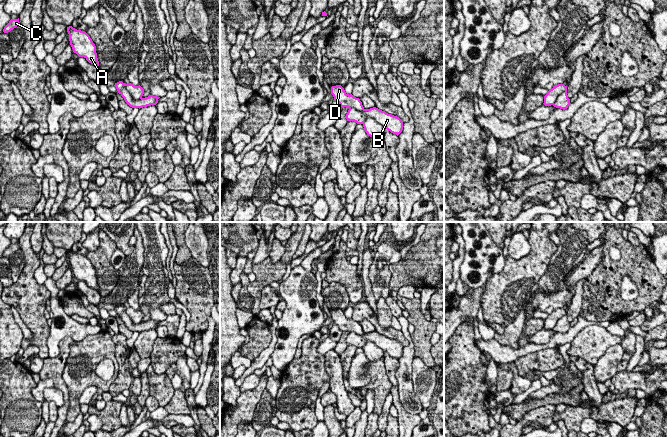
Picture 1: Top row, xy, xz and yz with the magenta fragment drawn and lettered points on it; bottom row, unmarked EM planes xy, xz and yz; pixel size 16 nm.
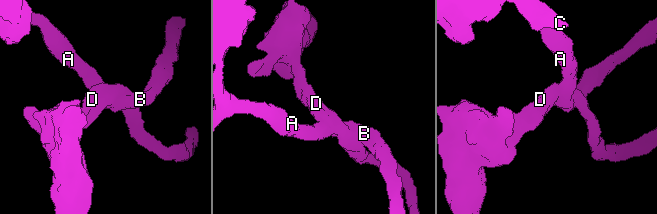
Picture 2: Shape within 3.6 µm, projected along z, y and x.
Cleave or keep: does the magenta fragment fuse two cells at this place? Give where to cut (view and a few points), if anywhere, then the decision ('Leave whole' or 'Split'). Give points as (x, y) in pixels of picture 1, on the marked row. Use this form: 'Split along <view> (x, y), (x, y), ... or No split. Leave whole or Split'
Split along xz (361, 123), (367, 117), (372, 117), (385, 128). Split

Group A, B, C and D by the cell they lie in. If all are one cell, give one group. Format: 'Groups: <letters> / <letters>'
Groups: A B C / D

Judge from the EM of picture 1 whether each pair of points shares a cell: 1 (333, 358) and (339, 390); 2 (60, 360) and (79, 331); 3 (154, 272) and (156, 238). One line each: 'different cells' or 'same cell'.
1: same cell
2: different cells
3: same cell

